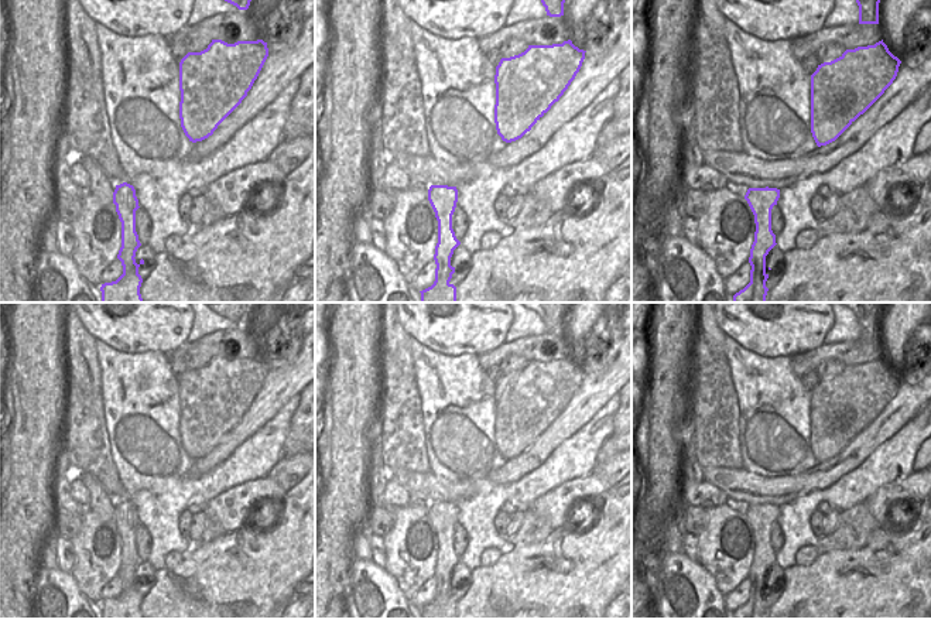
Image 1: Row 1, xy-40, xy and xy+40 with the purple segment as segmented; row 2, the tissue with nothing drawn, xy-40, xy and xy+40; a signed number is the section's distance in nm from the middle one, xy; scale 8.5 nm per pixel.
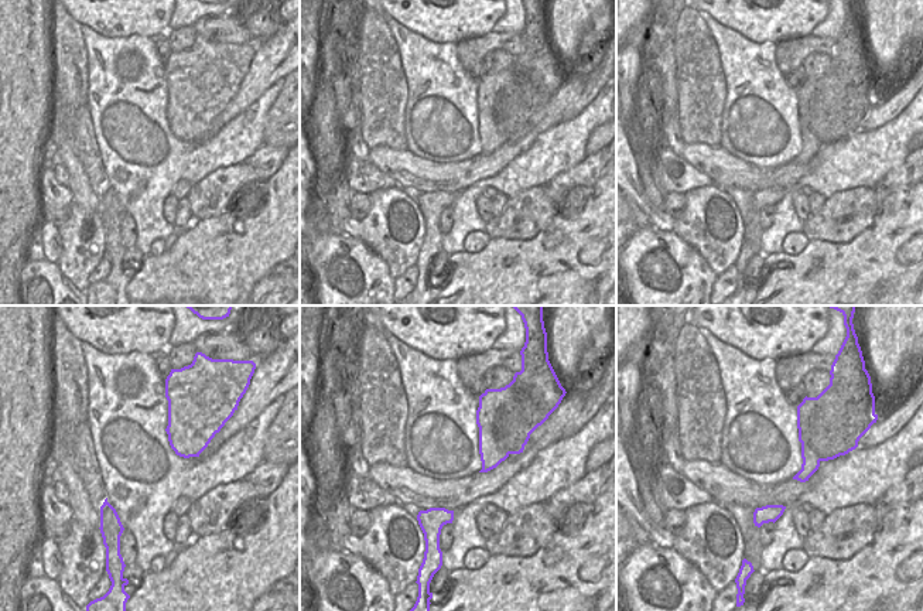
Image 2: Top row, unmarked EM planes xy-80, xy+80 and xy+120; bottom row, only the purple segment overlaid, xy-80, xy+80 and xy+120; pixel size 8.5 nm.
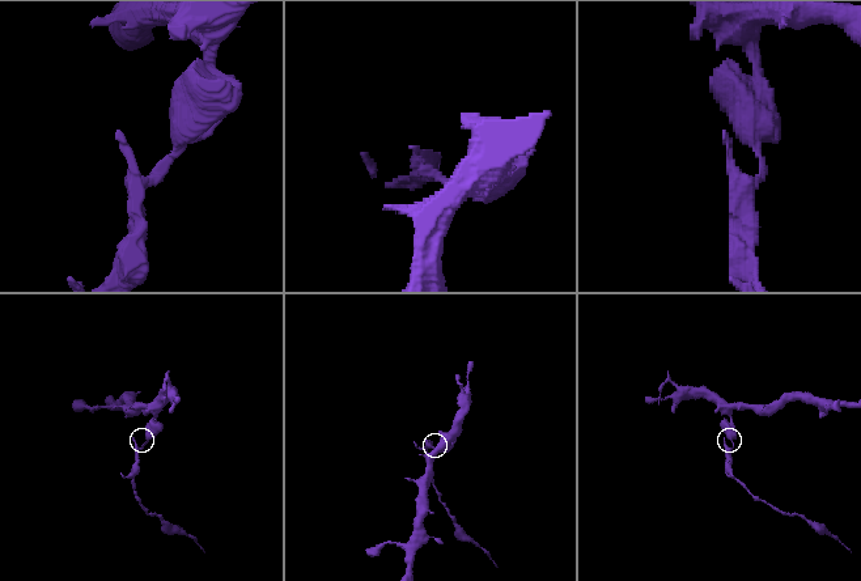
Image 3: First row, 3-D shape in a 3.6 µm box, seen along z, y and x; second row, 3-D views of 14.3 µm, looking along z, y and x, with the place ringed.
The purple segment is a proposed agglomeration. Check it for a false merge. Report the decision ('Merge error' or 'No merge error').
Merge error

